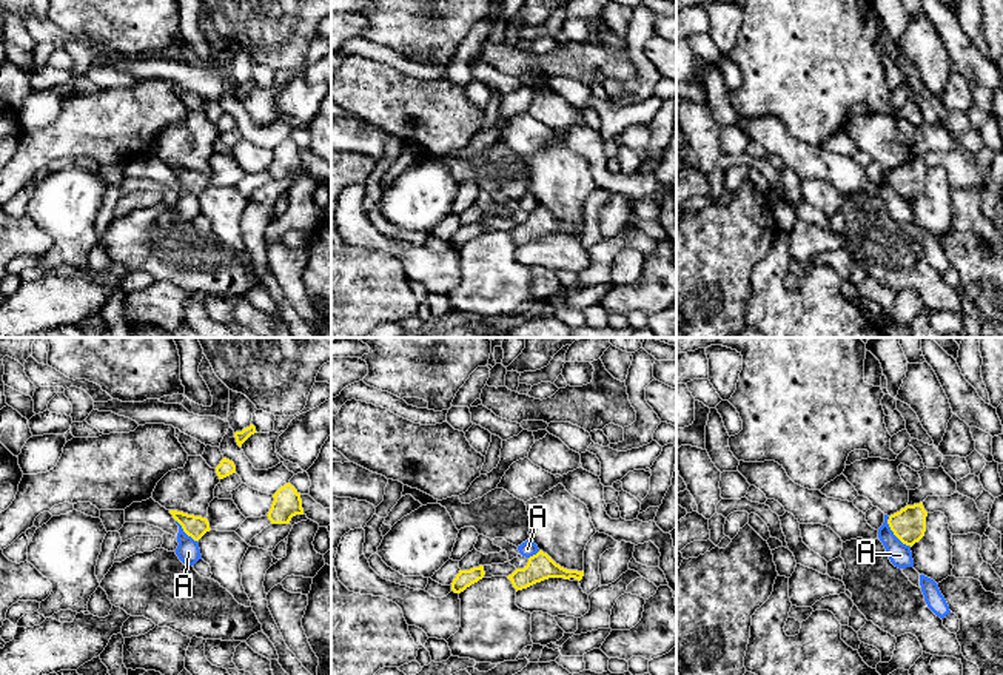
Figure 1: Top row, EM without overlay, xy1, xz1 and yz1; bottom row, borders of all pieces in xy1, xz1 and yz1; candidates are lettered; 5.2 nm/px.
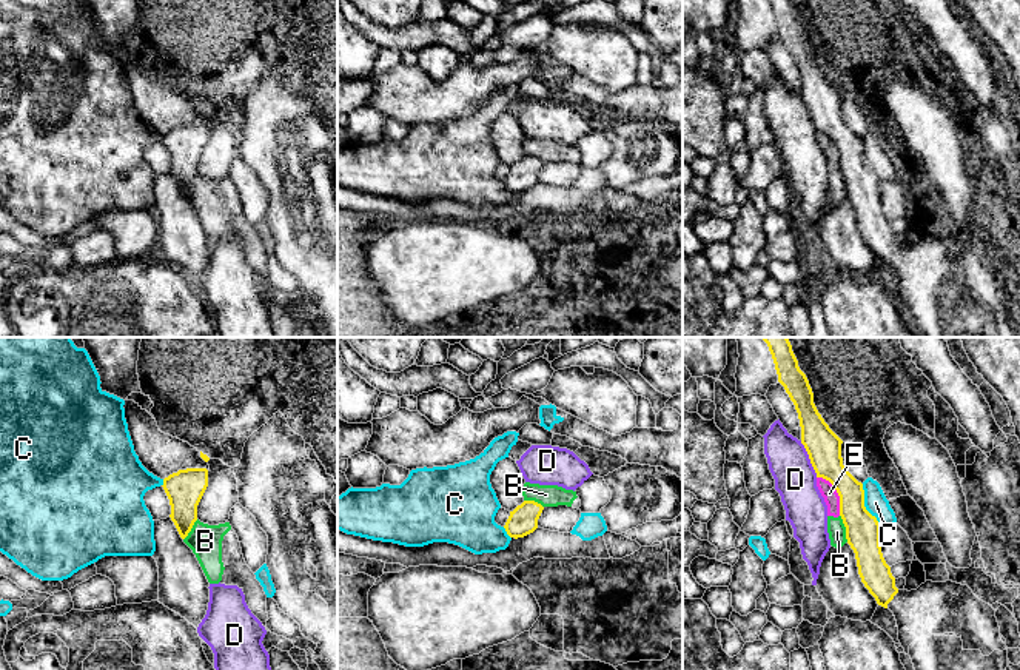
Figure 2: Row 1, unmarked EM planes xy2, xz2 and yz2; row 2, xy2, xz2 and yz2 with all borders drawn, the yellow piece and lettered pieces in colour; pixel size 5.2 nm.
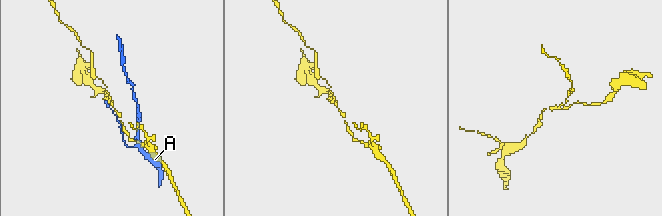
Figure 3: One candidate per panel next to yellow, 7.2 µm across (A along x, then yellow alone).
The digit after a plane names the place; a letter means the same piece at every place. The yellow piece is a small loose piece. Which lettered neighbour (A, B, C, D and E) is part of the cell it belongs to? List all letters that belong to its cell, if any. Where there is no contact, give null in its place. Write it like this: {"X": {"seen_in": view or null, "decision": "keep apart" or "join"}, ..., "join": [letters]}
{"A": {"seen_in": "yz1", "decision": "keep apart"}, "B": {"seen_in": "yz2", "decision": "keep apart"}, "C": {"seen_in": "yz2", "decision": "keep apart"}, "D": {"seen_in": "yz2", "decision": "keep apart"}, "E": {"seen_in": "yz2", "decision": "keep apart"}, "join": []}

